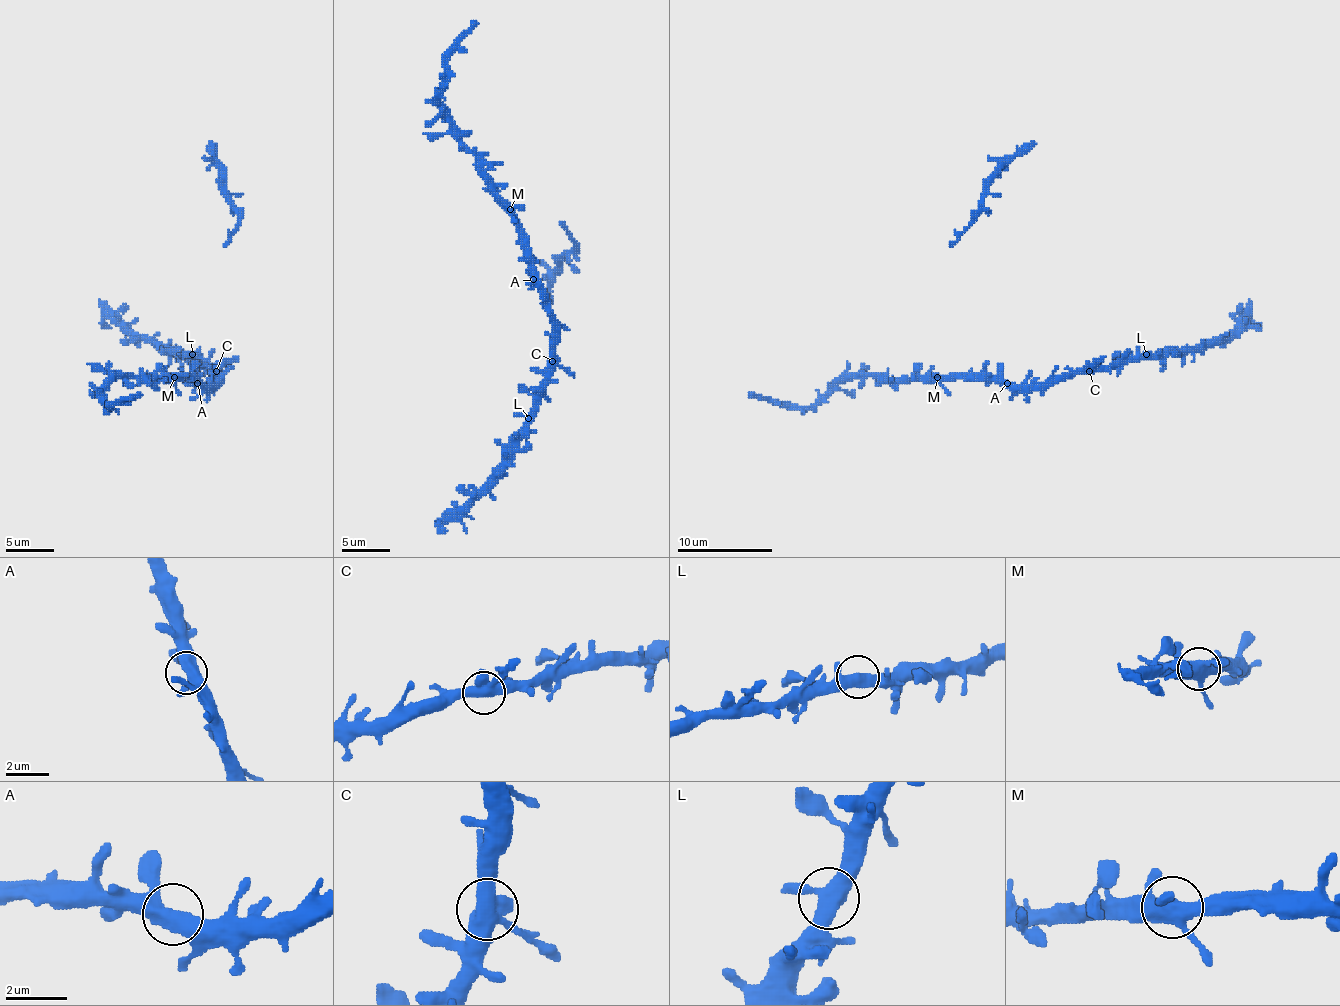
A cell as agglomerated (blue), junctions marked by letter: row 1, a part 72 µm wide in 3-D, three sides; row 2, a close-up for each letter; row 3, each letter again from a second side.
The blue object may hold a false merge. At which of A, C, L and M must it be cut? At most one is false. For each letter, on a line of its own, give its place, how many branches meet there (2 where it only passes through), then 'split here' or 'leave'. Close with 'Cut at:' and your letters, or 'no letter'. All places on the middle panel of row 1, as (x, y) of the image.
A: (533, 279) | 4 | leave
C: (552, 361) | 4 | leave
L: (528, 418) | 4 | leave
M: (510, 209) | 4 | leave
Cut at: no letter

